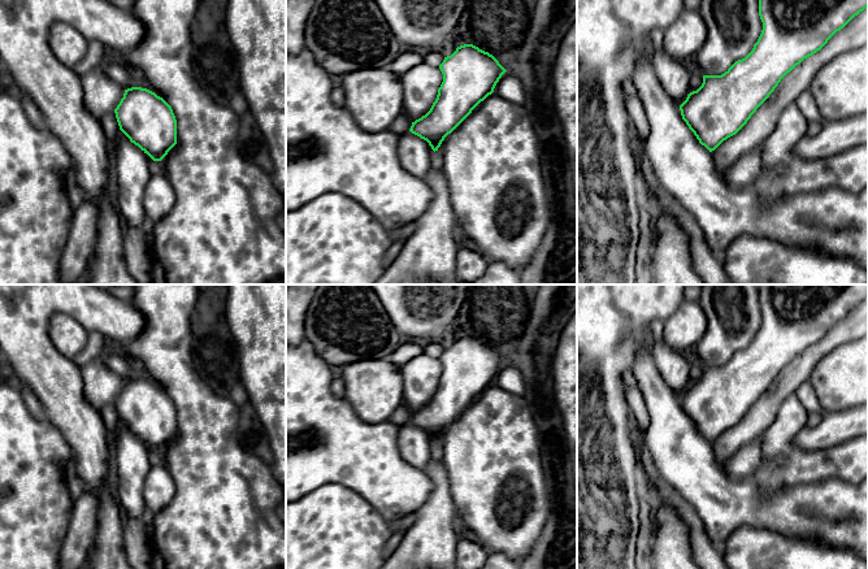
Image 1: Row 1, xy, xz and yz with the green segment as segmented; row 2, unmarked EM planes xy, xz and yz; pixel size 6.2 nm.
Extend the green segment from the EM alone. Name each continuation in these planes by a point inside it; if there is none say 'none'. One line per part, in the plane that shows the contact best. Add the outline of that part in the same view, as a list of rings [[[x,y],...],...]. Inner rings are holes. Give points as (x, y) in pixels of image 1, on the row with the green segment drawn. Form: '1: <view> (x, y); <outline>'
none

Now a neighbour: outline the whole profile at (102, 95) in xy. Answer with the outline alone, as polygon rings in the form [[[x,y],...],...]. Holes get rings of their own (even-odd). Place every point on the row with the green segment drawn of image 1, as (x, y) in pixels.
[[[104,60],[97,68],[82,77],[84,107],[99,120],[113,112],[125,94],[123,87],[105,71],[107,64]]]

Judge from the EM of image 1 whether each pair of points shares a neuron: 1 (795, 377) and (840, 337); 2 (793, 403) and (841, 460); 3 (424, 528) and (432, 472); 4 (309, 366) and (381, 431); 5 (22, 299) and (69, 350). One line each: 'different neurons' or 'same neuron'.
1: same neuron
2: same neuron
3: same neuron
4: same neuron
5: different neurons

